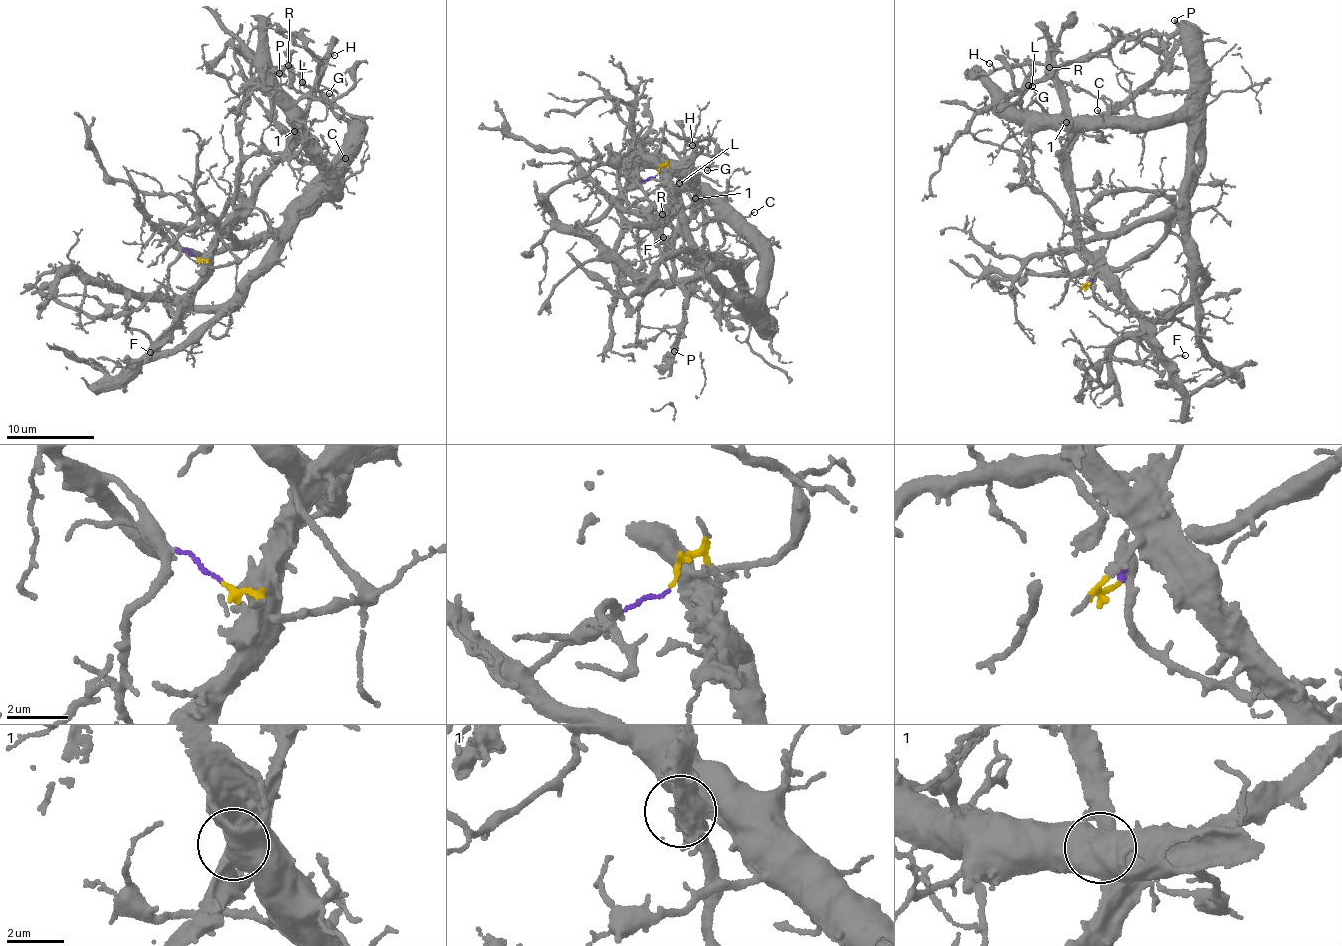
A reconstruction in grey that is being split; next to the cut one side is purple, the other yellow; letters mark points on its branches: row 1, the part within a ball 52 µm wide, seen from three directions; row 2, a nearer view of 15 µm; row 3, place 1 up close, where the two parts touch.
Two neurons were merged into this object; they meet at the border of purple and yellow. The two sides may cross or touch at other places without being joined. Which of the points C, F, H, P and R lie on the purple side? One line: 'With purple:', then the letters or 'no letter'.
With purple: C

